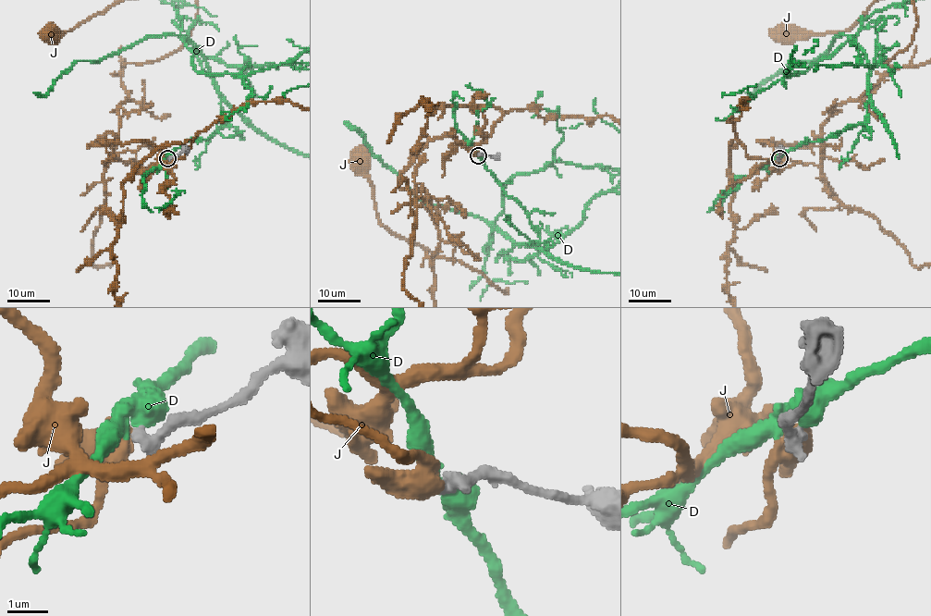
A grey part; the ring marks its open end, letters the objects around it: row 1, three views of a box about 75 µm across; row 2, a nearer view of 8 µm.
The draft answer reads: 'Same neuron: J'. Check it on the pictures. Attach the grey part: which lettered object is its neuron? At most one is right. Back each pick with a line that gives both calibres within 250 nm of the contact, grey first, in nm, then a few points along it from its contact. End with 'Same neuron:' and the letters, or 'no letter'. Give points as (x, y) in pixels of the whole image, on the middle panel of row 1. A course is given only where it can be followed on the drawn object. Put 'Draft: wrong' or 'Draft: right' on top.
Draft: right
J: Thickness 320 nm (grey) against 480 nm. Its course: (479, 154), (432, 138), (399, 187), (430, 197), (432, 265), (459, 259), (505, 293), (391, 232), (360, 160)
Same neuron: J

